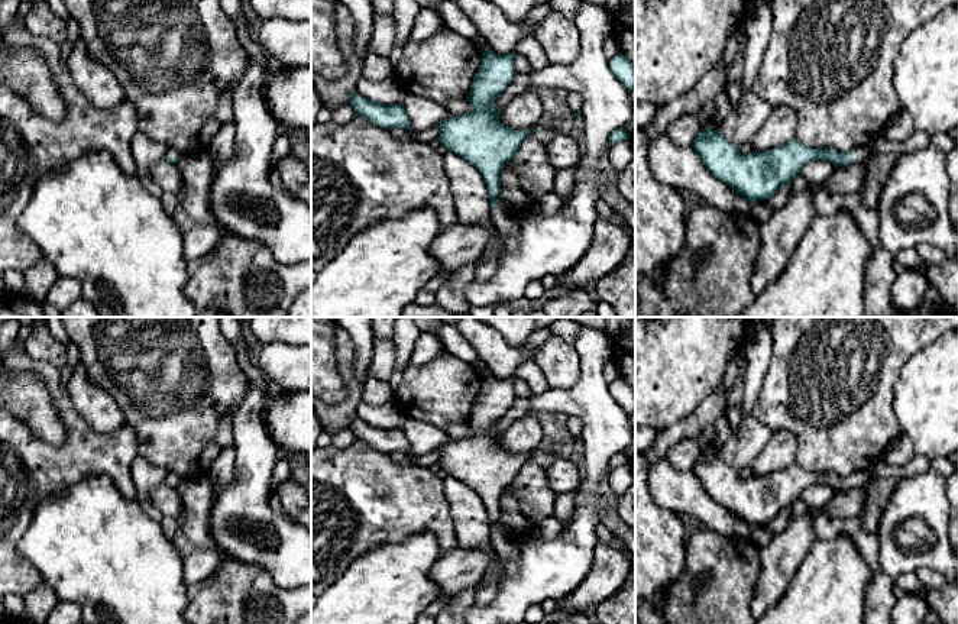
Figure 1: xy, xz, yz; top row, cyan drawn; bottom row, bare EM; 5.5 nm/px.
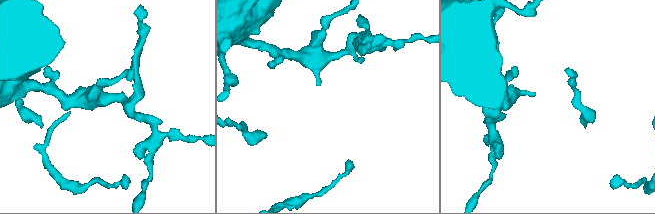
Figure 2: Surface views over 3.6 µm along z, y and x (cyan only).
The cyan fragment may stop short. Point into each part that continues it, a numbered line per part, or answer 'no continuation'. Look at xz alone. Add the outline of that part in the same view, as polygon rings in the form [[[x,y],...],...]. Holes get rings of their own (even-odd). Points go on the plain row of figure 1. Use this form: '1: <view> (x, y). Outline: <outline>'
1: xz (511, 556). Outline: [[[492,534],[491,543],[498,559],[504,562],[504,576],[515,576],[521,566],[521,550],[515,549],[502,534]]]

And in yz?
1: yz (861, 478). Outline: [[[867,469],[855,472],[852,475],[852,481],[855,486],[865,486],[874,479],[874,475],[870,473]]]

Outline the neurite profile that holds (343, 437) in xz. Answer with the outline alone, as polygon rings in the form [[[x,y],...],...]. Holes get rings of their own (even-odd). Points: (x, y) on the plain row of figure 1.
[[[347,427],[337,430],[331,434],[331,444],[339,449],[350,446],[356,440],[353,431]]]

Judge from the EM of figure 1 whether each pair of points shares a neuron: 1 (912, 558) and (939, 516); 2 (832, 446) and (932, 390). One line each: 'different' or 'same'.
1: same
2: different

